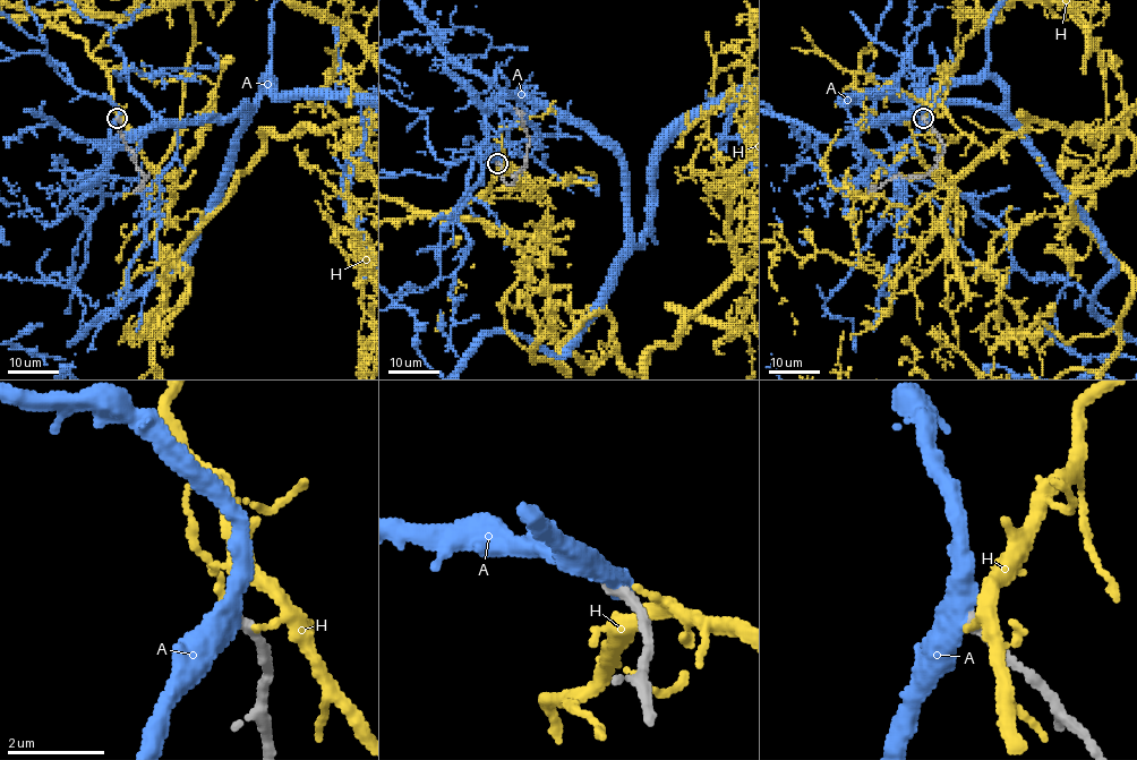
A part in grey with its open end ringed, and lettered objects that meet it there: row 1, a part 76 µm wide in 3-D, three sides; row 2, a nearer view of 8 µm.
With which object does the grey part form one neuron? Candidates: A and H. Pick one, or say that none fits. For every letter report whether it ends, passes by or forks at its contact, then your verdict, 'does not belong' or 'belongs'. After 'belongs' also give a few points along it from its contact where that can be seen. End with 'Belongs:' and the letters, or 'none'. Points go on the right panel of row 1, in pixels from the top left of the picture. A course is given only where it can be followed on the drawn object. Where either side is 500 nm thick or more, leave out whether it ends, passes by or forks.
A: it passes by | does not belong
H: it passes by | does not belong
Belongs: none

